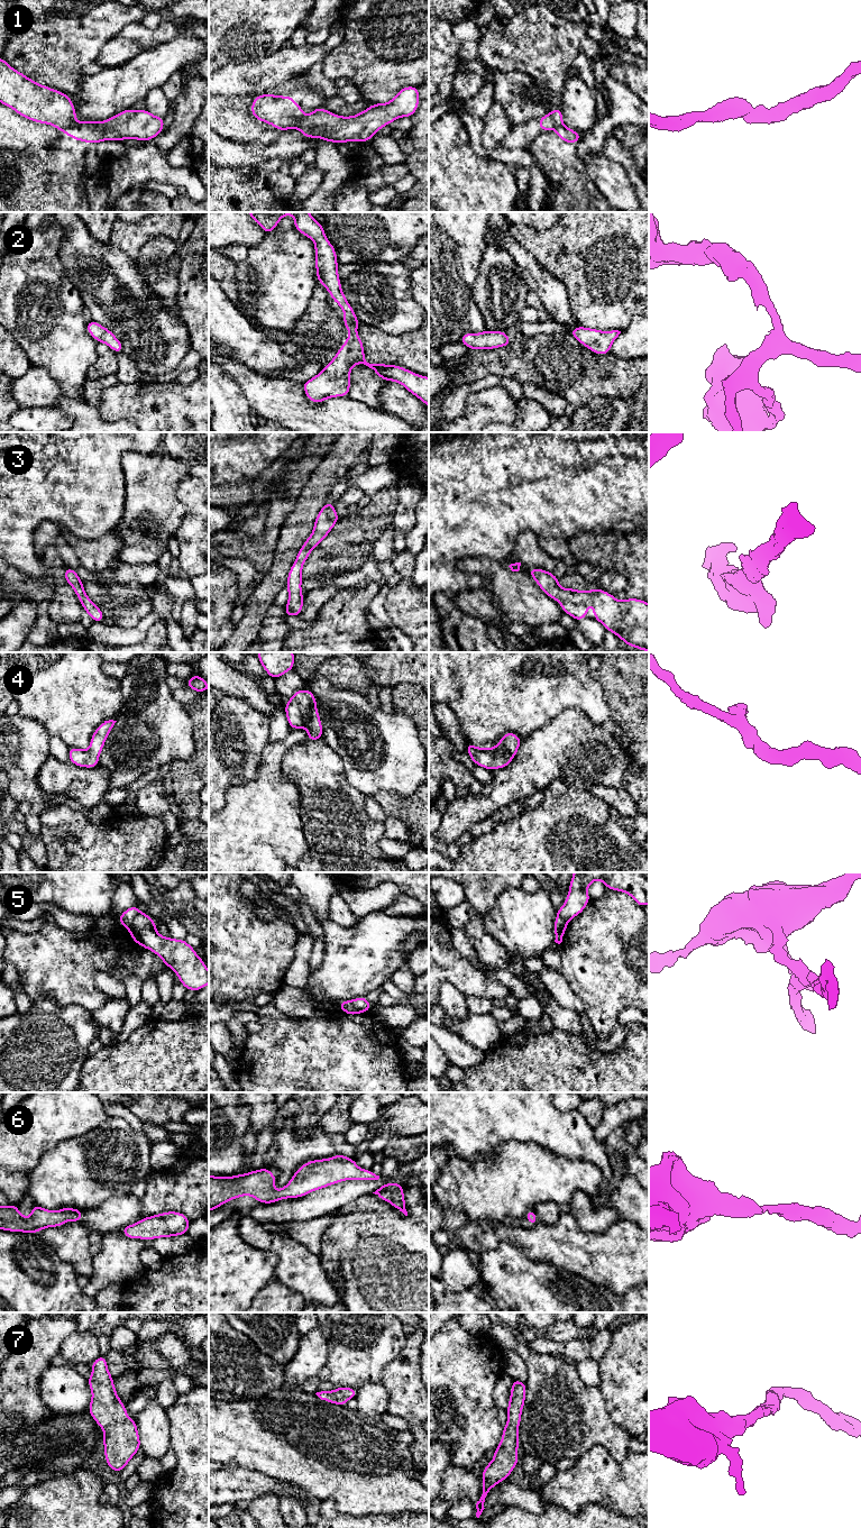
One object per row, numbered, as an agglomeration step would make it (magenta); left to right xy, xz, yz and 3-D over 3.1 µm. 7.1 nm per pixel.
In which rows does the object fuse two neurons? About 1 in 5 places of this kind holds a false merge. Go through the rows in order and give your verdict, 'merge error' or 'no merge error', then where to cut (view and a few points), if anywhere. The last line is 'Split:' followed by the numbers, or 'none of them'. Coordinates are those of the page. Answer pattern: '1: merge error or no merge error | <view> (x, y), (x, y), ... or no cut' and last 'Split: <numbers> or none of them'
1: merge error | xy (79, 124), (65, 131)
2: no merge error | no cut
3: no merge error | no cut
4: no merge error | no cut
5: merge error | xy (140, 913), (128, 927)
6: no merge error | no cut
7: no merge error | no cut
Split: 1, 5

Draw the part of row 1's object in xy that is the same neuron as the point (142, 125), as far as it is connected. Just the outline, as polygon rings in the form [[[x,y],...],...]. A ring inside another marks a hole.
[[[131,108],[104,121],[83,121],[66,130],[75,140],[97,144],[103,140],[154,139],[164,129],[165,118],[156,117],[148,110],[135,111]]]

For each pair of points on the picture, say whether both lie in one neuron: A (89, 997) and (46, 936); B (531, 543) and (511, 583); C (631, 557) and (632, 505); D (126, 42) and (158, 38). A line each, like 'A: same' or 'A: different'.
A: same
B: different
C: different
D: same

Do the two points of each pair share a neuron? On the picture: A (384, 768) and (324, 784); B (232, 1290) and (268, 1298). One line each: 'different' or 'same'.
A: different
B: different

